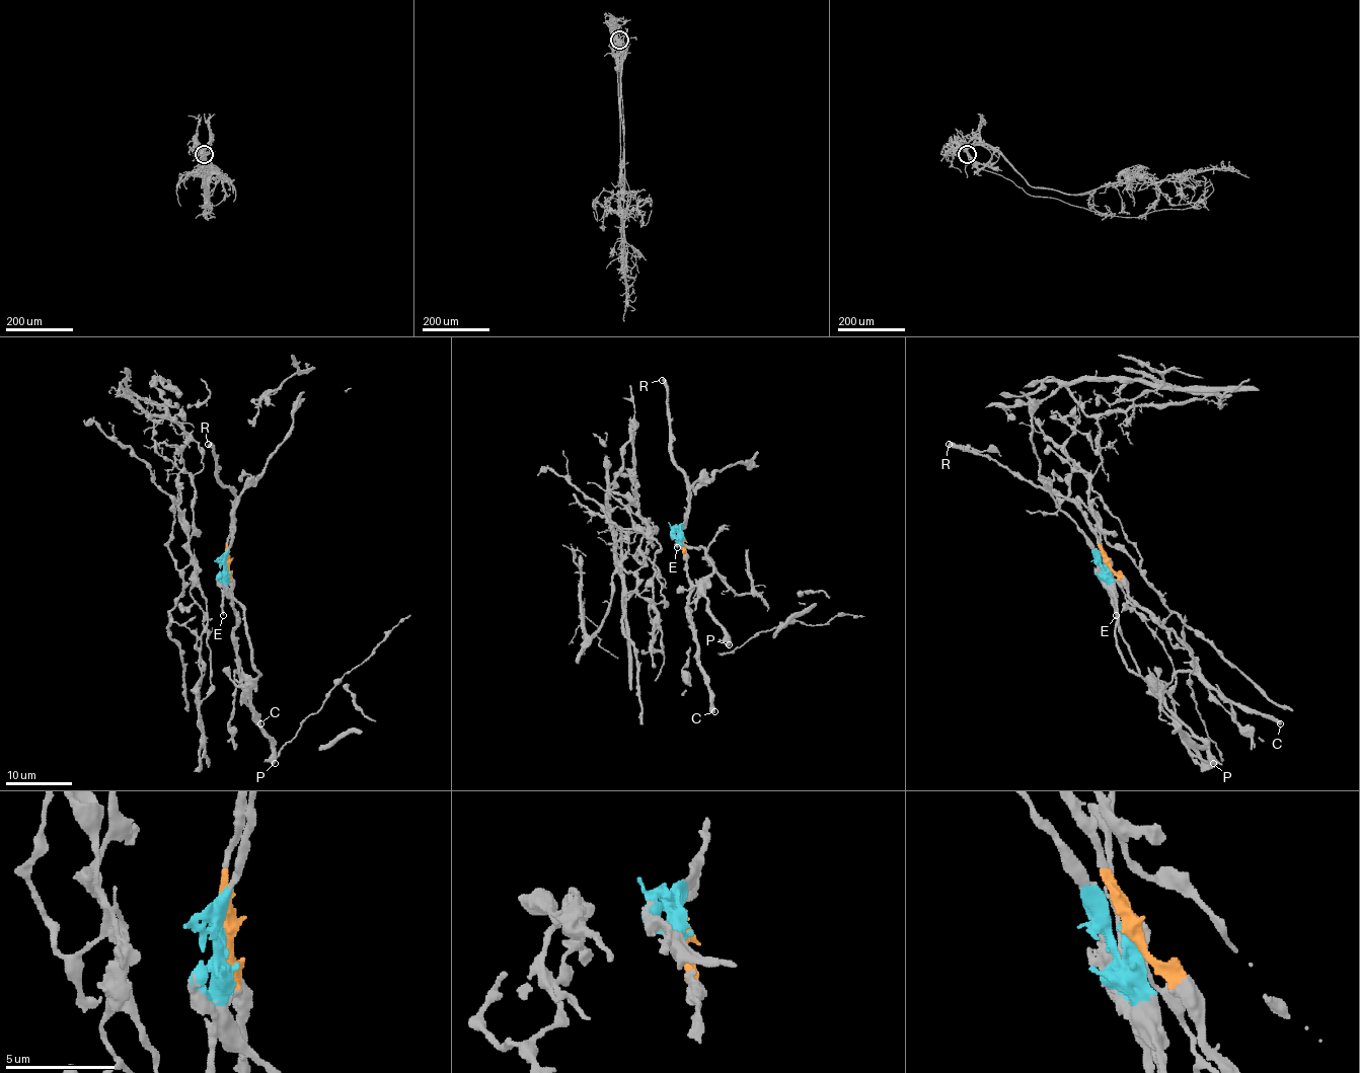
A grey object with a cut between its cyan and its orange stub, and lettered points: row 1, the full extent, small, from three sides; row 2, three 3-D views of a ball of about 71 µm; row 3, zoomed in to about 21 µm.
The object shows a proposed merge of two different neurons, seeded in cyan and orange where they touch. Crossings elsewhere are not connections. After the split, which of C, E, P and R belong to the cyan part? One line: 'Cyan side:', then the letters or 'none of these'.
Cyan side: E, P

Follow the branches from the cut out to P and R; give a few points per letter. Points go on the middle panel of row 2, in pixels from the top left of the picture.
P: (681, 539), (686, 545), (705, 550), (705, 557), (712, 565), (705, 589), (707, 613), (726, 633), (729, 644)
R: (681, 539), (684, 513), (689, 503), (686, 476), (671, 450), (668, 389), (661, 379)

